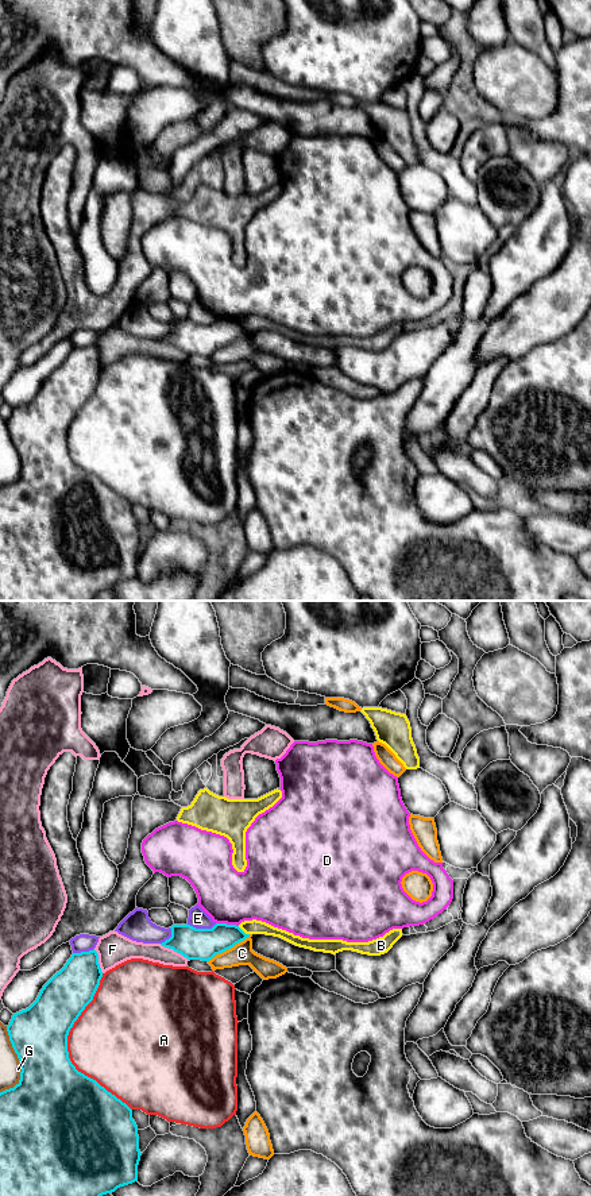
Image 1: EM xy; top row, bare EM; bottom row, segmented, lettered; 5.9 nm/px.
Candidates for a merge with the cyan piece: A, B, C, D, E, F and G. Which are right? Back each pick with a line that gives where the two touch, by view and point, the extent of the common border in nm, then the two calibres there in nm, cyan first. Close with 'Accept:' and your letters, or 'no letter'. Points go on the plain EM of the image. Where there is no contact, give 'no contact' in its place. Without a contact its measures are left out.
Accept: no letter

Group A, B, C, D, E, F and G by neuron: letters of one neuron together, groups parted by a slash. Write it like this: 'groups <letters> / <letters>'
groups A / B F / C / D / E / G

